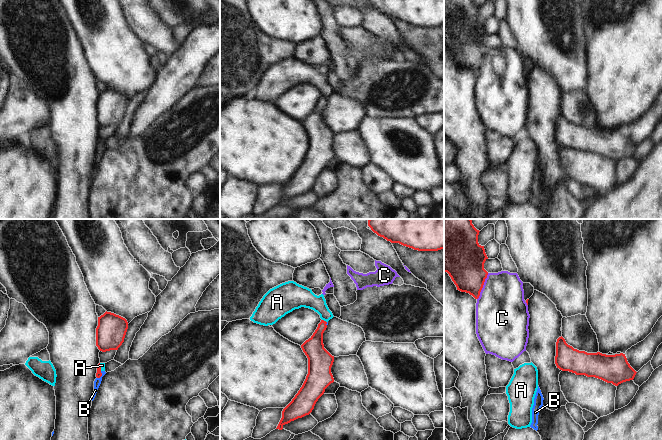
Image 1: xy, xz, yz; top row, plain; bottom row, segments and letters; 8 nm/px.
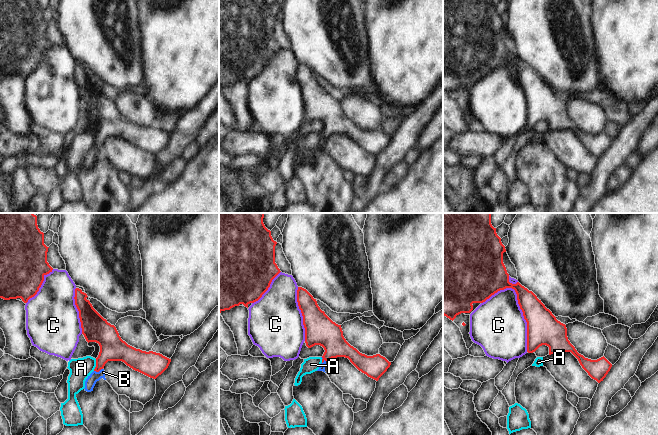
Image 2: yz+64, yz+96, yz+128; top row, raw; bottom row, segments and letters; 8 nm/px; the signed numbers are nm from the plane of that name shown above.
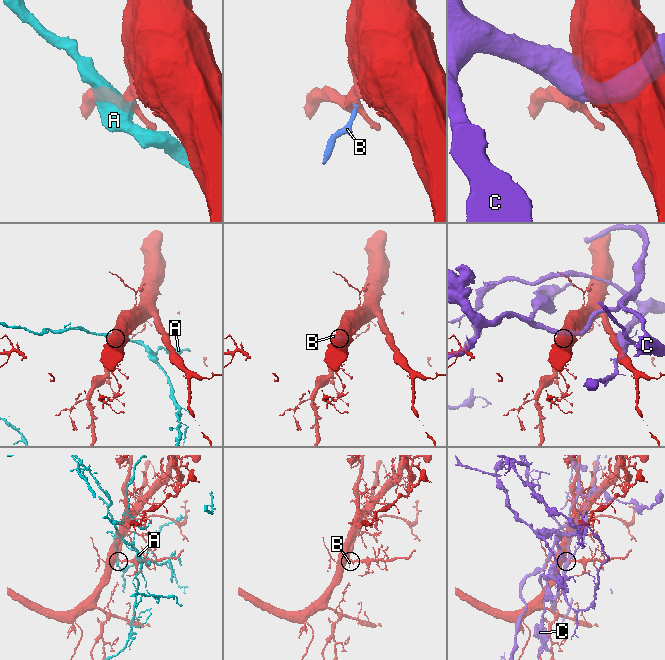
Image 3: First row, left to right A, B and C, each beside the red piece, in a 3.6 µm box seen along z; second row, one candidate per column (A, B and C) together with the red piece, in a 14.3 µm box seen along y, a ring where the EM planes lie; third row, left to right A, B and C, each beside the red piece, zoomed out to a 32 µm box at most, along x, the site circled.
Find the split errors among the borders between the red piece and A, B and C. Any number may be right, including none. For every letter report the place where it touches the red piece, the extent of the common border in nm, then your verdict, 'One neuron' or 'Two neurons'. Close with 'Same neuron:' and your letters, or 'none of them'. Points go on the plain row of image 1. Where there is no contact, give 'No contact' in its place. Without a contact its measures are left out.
A: Touches red at xz (323, 96). Shared border 50 nm. Two neurons
B: Touches red at xy (101, 151). Shared border 70 nm. One neuron
C: Touches red at yz (482, 62). Shared border 240 nm. Two neurons
Same neuron: B.

